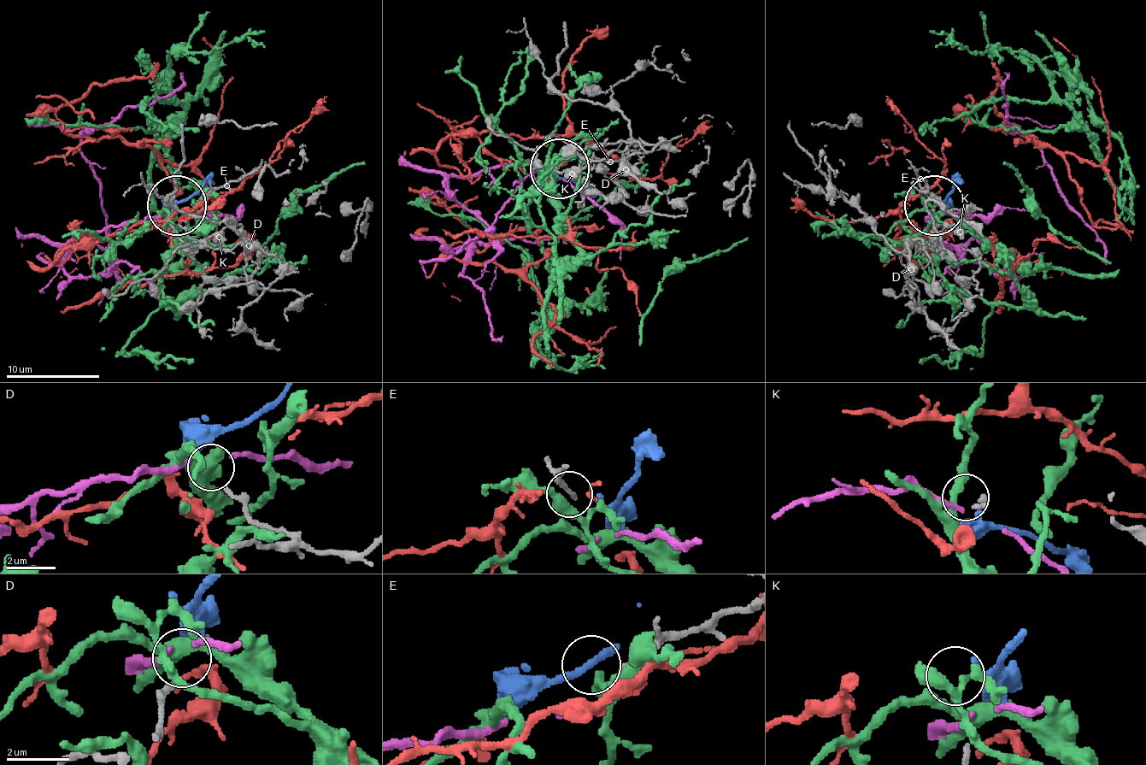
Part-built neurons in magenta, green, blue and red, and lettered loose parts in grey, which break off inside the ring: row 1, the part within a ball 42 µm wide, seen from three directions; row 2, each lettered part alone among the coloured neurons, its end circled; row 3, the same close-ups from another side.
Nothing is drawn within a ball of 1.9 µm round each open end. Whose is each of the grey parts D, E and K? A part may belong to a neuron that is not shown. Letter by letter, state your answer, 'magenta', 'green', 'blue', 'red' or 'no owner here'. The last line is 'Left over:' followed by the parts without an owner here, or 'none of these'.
D: blue
E: no owner here
K: no owner here
Left over: E, K

